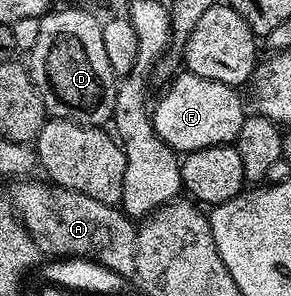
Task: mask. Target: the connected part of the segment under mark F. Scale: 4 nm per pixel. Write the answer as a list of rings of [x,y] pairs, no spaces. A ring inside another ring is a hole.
[[[182,73],[181,82],[173,86],[173,90],[165,90],[151,106],[153,131],[173,150],[182,155],[195,152],[199,148],[227,146],[236,143],[239,128],[243,128],[243,120],[247,109],[234,87],[219,84],[219,80],[207,80],[203,76]]]

